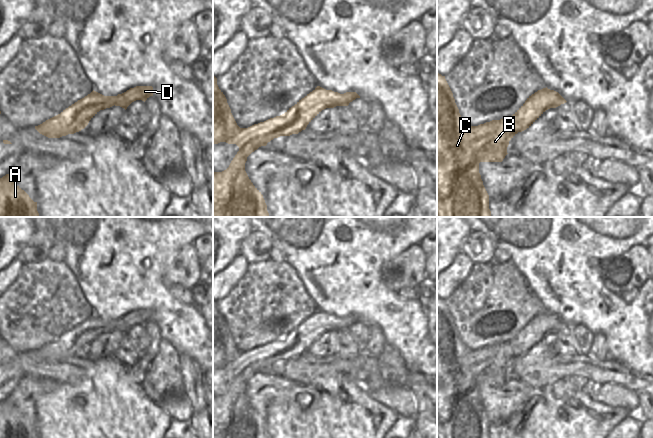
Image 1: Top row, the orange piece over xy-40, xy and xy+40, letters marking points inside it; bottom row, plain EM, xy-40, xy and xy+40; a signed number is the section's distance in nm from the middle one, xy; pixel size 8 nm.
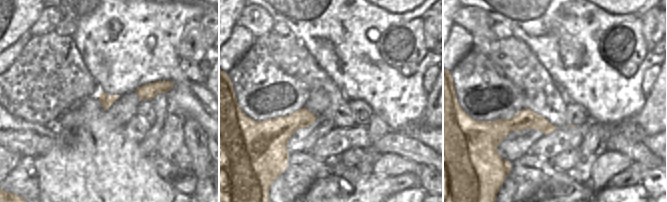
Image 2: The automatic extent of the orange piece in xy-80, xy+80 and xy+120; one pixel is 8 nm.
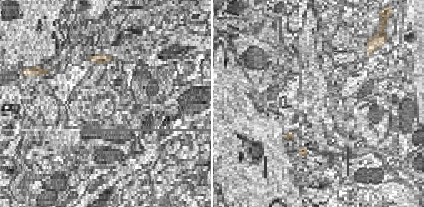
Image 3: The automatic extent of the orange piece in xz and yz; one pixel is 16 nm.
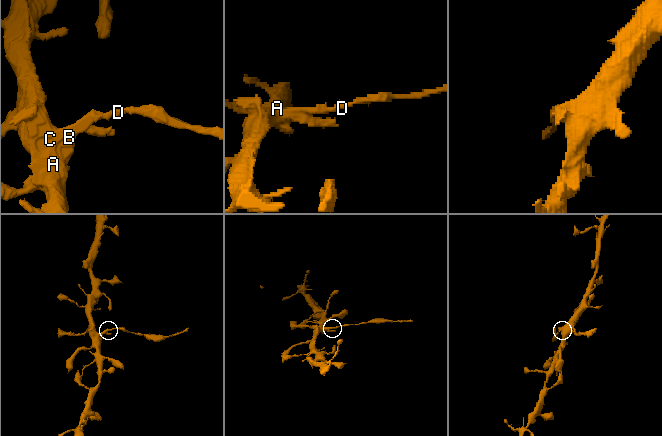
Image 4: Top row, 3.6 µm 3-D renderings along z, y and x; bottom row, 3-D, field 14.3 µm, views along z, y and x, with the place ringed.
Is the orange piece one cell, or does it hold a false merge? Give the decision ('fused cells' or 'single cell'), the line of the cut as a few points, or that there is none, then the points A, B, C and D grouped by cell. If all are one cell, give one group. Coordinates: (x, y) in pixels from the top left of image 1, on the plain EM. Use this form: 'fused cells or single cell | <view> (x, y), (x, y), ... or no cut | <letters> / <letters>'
fused cells | xy (341, 318), (339, 321), (330, 324) | A B C / D

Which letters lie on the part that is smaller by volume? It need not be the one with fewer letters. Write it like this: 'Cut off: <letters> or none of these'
Cut off: D

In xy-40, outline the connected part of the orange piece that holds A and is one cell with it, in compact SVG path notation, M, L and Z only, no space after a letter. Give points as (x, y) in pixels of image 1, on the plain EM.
M6 398L0 402L0 438L39 438L37 426Z

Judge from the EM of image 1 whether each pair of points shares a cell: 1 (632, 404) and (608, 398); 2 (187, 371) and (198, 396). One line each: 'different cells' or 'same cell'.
1: same cell
2: same cell

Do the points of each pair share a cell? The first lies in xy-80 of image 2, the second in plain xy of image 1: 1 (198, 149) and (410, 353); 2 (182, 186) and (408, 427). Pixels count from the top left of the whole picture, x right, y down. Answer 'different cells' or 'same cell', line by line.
1: different cells
2: different cells

